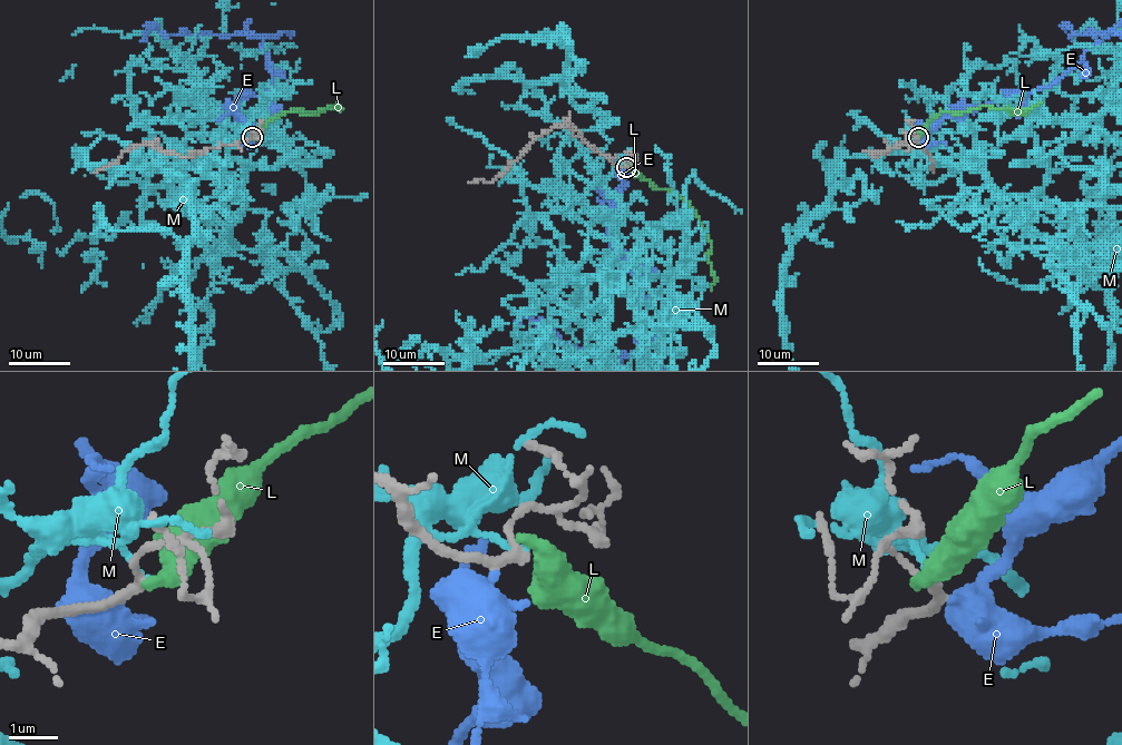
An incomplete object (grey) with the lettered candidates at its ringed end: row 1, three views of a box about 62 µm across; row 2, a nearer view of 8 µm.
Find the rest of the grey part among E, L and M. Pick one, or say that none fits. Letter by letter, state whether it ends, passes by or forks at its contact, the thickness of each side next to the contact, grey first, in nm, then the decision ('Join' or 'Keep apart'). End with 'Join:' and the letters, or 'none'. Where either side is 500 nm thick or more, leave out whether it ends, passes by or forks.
E: Thickness 190 nm (grey) against 500 nm. Keep apart
L: It ends there. Thickness 170 nm (grey) against 400 nm. Keep apart
M: It ends there. Thickness 180 nm (grey) against 110 nm. Keep apart
Join: none

